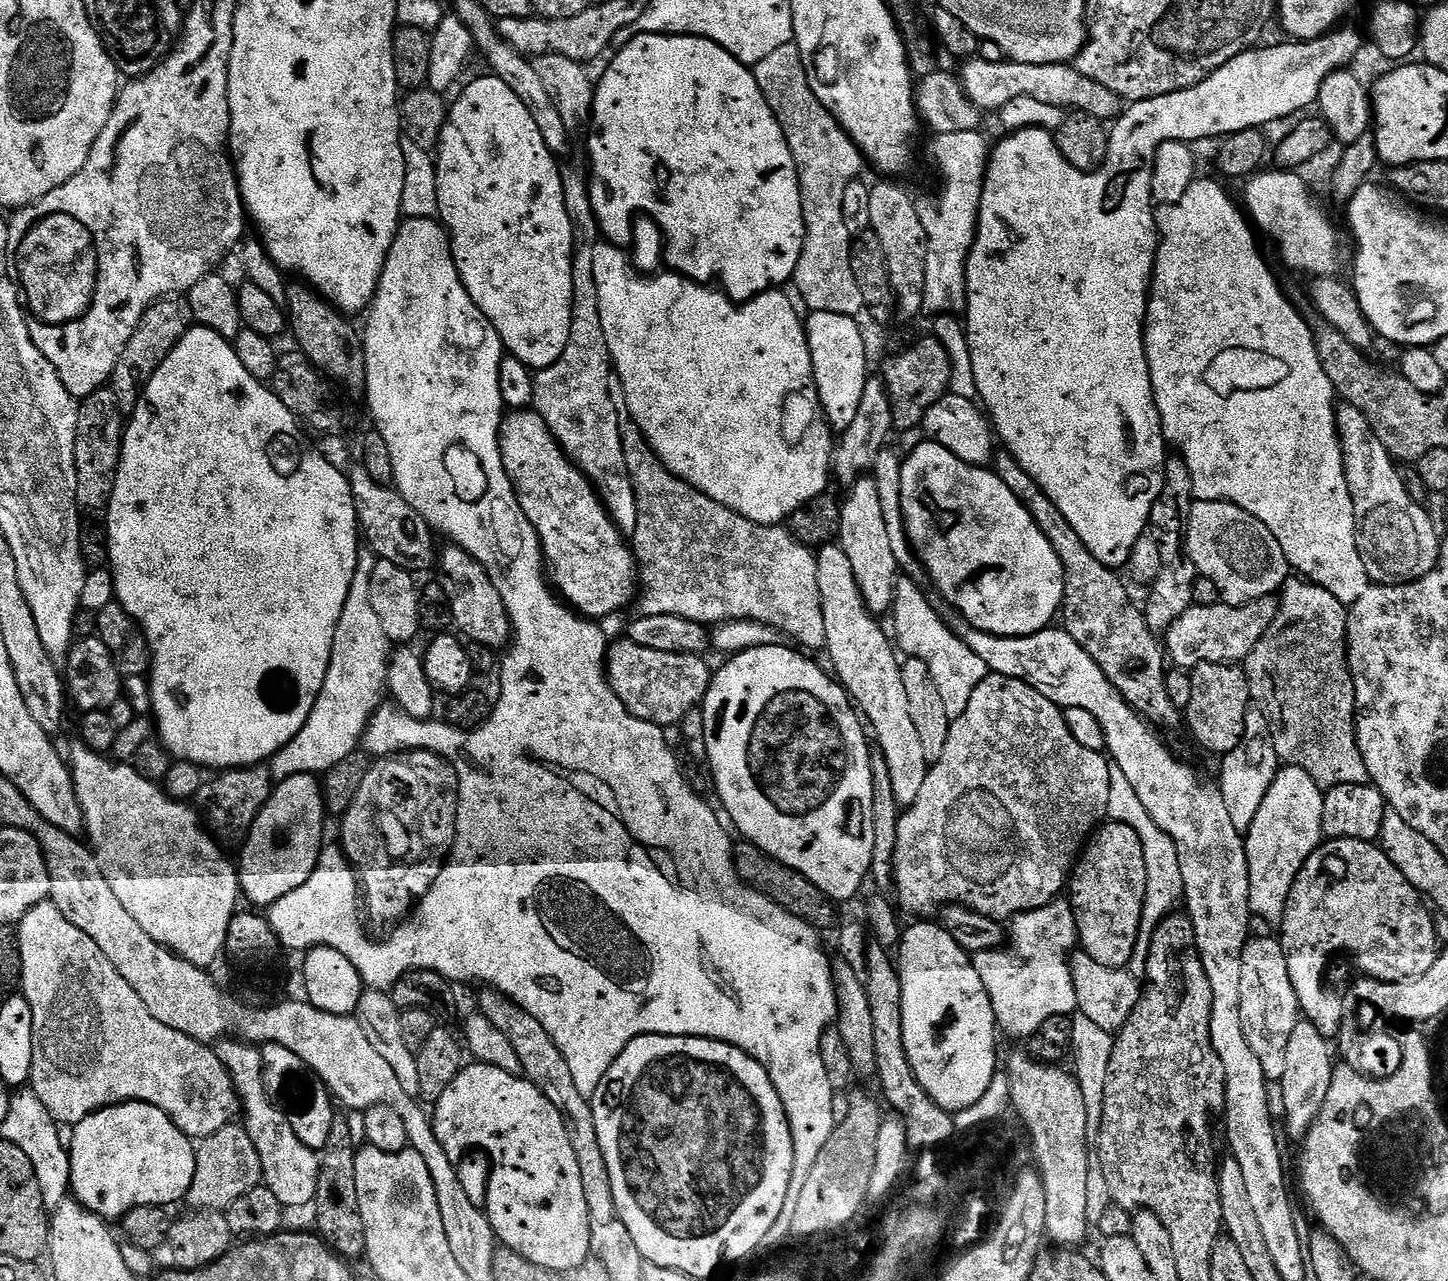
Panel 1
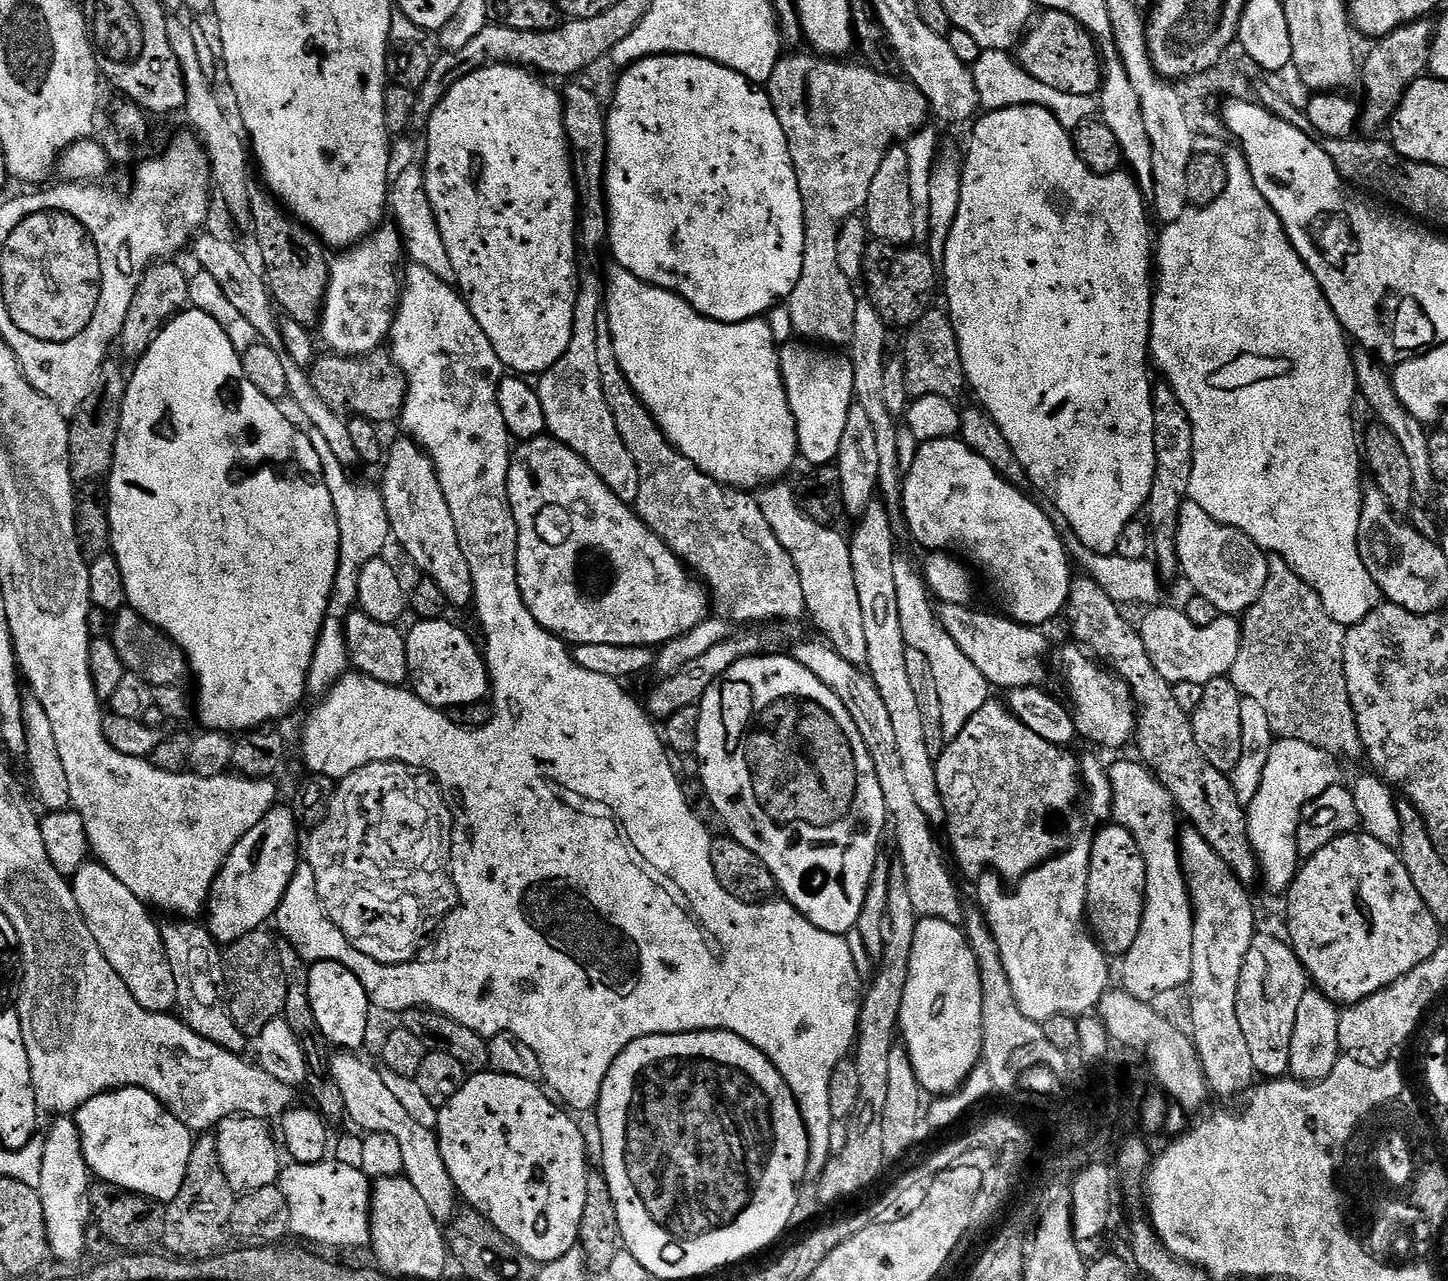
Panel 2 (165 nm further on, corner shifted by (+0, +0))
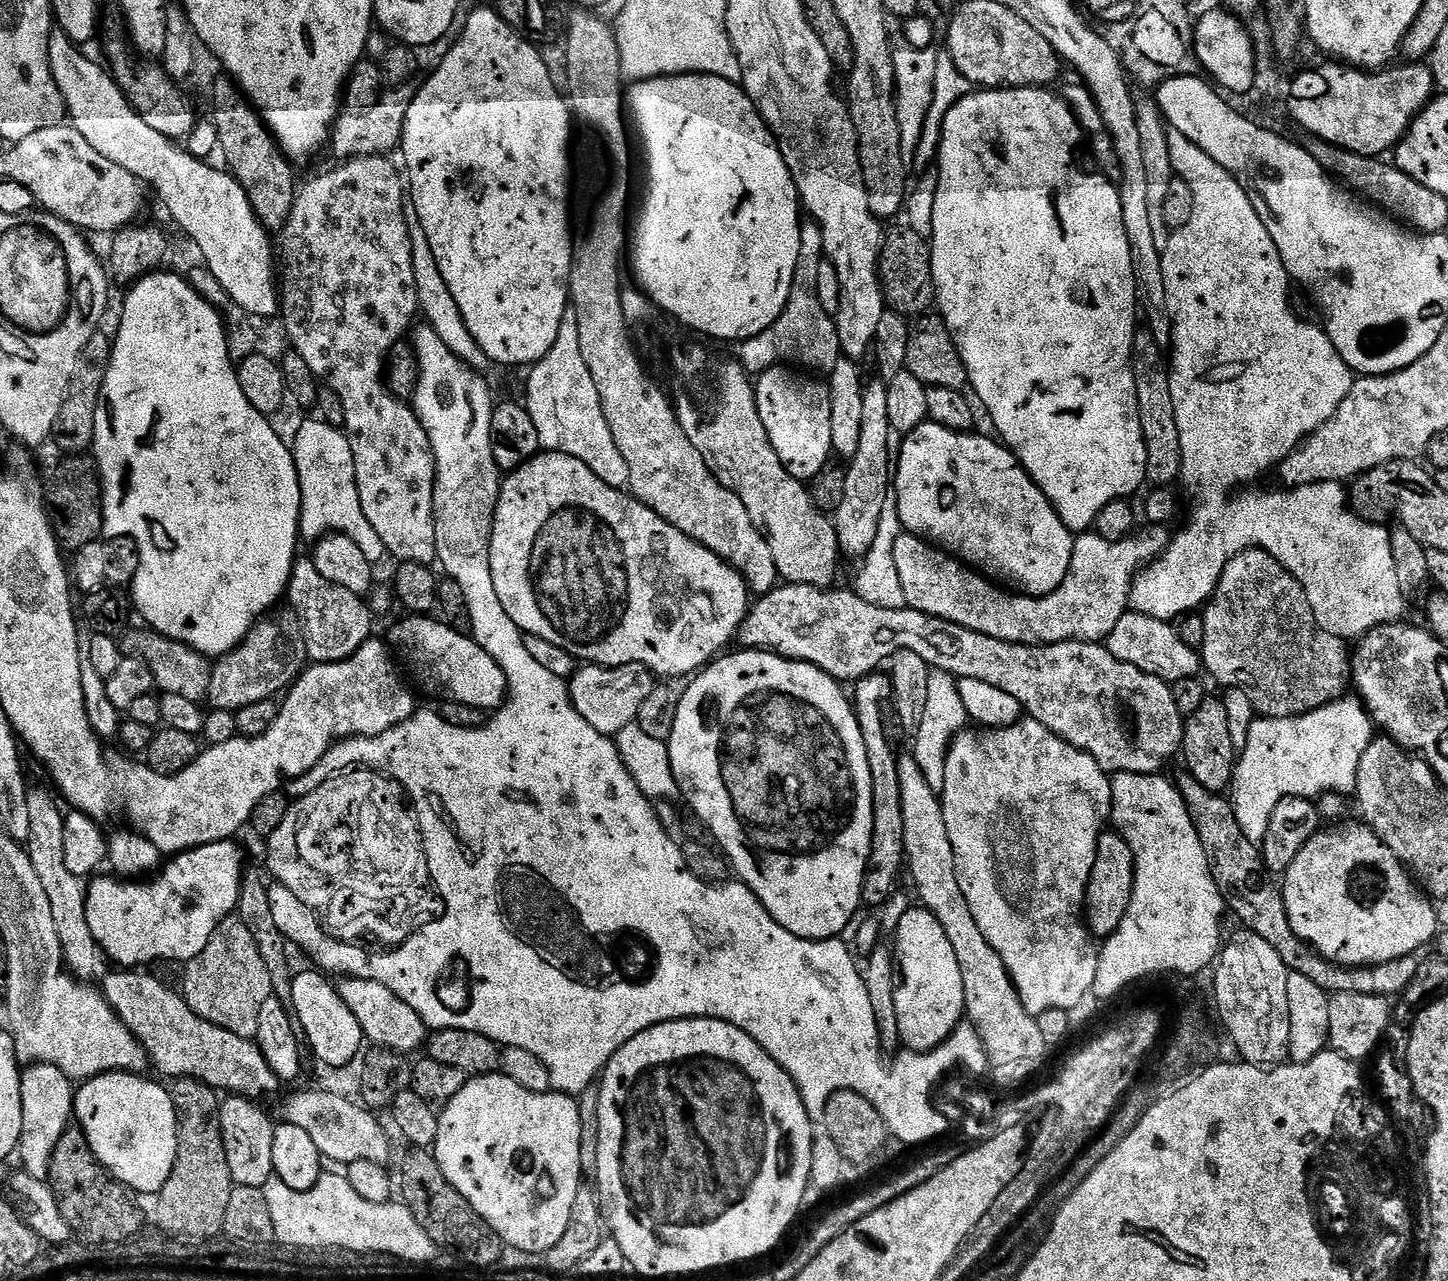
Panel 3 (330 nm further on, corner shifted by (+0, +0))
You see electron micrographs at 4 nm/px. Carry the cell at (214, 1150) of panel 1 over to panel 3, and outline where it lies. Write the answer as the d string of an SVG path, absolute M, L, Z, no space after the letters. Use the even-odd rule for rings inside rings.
M229 1095L220 1101L220 1125L222 1142L226 1146L226 1162L230 1162L233 1185L241 1188L263 1188L274 1174L274 1120L271 1120L255 1099L246 1096Z

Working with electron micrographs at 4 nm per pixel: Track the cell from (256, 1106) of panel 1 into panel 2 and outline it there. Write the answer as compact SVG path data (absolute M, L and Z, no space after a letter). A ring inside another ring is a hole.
M172 922L176 924L168 924L162 928L162 943L164 946L164 958L168 961L168 969L171 970L176 990L175 1007L180 1008L178 1011L179 1019L183 1020L189 1026L195 1026L194 1030L205 1040L212 1040L220 1048L229 1050L235 1049L235 1044L245 1043L245 1033L240 1031L240 1028L228 1015L227 1007L221 1006L222 992L218 987L218 980L211 976L212 972L212 956L208 953L208 947L213 946L214 940L203 927L195 928L195 923L192 922Z

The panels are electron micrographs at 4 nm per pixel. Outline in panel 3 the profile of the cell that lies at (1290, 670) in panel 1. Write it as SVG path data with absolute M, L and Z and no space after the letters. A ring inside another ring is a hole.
M1248 548L1244 552L1239 552L1233 560L1228 561L1228 565L1222 570L1220 580L1216 584L1216 591L1211 593L1210 599L1203 609L1204 615L1204 648L1202 647L1202 668L1209 672L1218 683L1224 684L1225 689L1237 688L1246 692L1247 698L1253 704L1255 711L1264 718L1290 718L1291 716L1301 716L1307 712L1326 706L1331 700L1341 699L1345 695L1352 678L1352 661L1350 659L1349 645L1341 636L1330 634L1318 626L1314 618L1314 610L1306 598L1306 590L1293 576L1288 575L1288 571L1281 566L1270 554L1266 554L1261 548Z

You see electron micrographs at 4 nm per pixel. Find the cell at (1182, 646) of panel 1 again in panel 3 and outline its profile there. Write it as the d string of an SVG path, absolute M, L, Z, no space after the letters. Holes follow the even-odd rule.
M1128 610L1107 636L1106 647L1114 658L1122 662L1130 662L1130 666L1138 666L1146 674L1154 674L1169 682L1188 680L1202 668L1202 656L1196 652L1172 629L1173 625L1167 620L1150 618L1135 610Z

